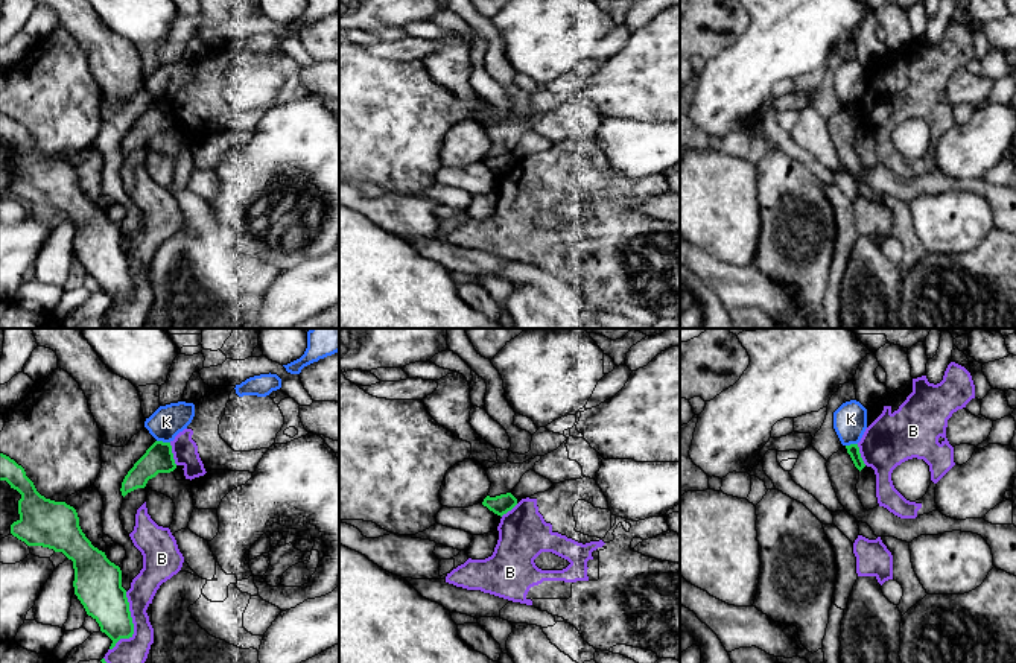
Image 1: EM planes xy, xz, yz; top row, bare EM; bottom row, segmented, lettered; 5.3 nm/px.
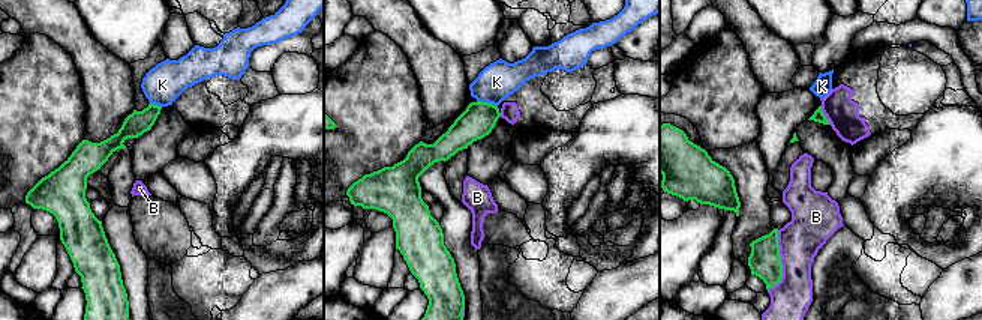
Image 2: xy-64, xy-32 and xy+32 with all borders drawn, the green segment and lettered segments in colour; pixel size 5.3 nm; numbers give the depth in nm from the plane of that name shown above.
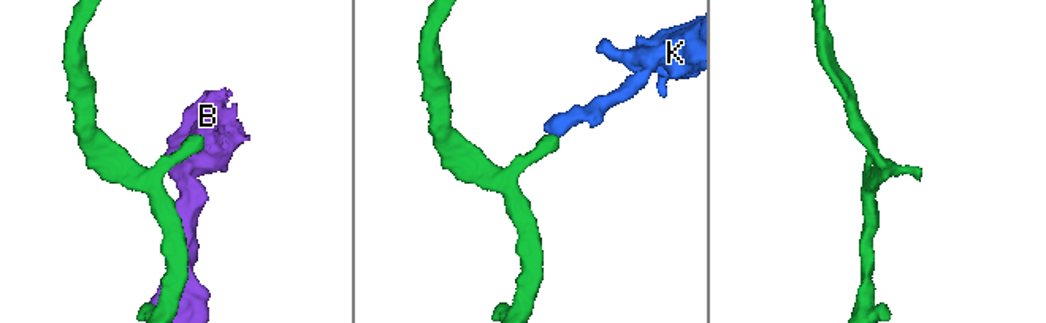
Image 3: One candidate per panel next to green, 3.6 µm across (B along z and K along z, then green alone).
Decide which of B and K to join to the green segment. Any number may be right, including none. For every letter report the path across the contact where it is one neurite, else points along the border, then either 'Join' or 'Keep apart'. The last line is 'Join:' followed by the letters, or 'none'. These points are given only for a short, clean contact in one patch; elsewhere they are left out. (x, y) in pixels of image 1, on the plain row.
B: Keep apart
K: Boundary: xy (157, 99), (169, 102). Keep apart
Join: none

